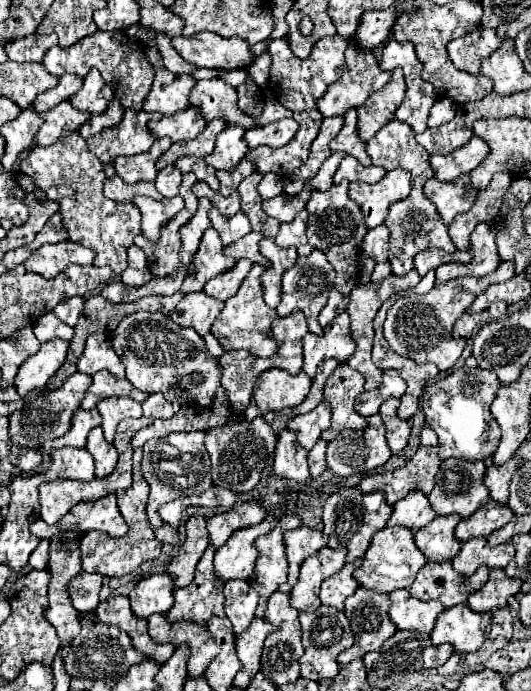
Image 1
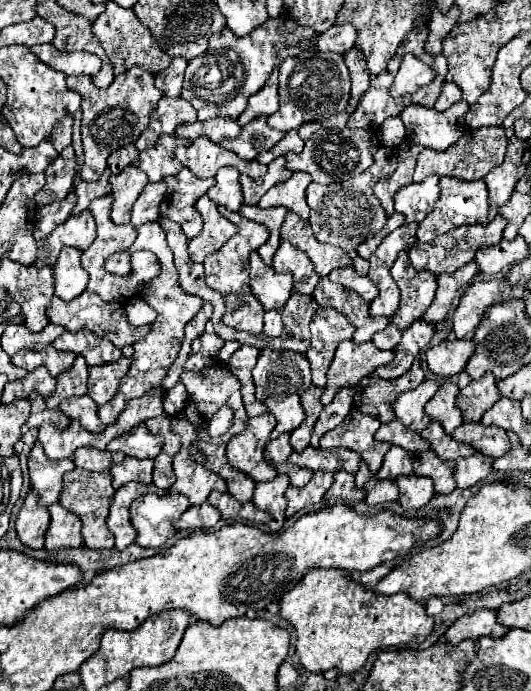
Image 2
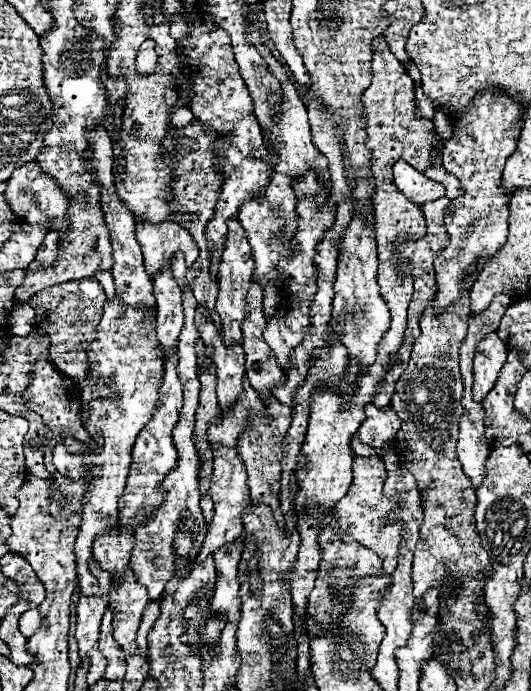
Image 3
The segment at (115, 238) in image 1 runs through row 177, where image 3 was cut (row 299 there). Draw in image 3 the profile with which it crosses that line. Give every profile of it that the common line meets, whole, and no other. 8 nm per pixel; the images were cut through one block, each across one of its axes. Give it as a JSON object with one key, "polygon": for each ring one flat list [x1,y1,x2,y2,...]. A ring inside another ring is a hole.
{"polygon":[[70,280,68,284,56,284,52,288,44,288,28,300,28,304,36,310,36,320,40,330,44,330,52,340,50,346,52,358,64,352,84,350,82,342,88,342,92,340,92,336,96,336,96,324,100,320,100,312,103,312,104,302,106,294,98,280]]}

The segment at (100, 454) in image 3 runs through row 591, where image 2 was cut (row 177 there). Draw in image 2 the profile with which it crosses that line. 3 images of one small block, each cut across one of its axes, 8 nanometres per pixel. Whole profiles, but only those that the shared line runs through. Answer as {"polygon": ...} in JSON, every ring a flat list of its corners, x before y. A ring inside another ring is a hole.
{"polygon":[[128,70,128,74,120,74,120,78,114,78,114,82,108,88,96,88,90,82,90,76,68,76,66,84,70,90,76,90,82,98,82,142,84,142,84,164,80,168,80,178,86,182,96,182,104,168,106,168,106,158,114,152,120,150,128,144,134,144,142,130,150,122,150,114,156,110,158,100,162,98,162,92,154,86,154,74,148,70]]}

